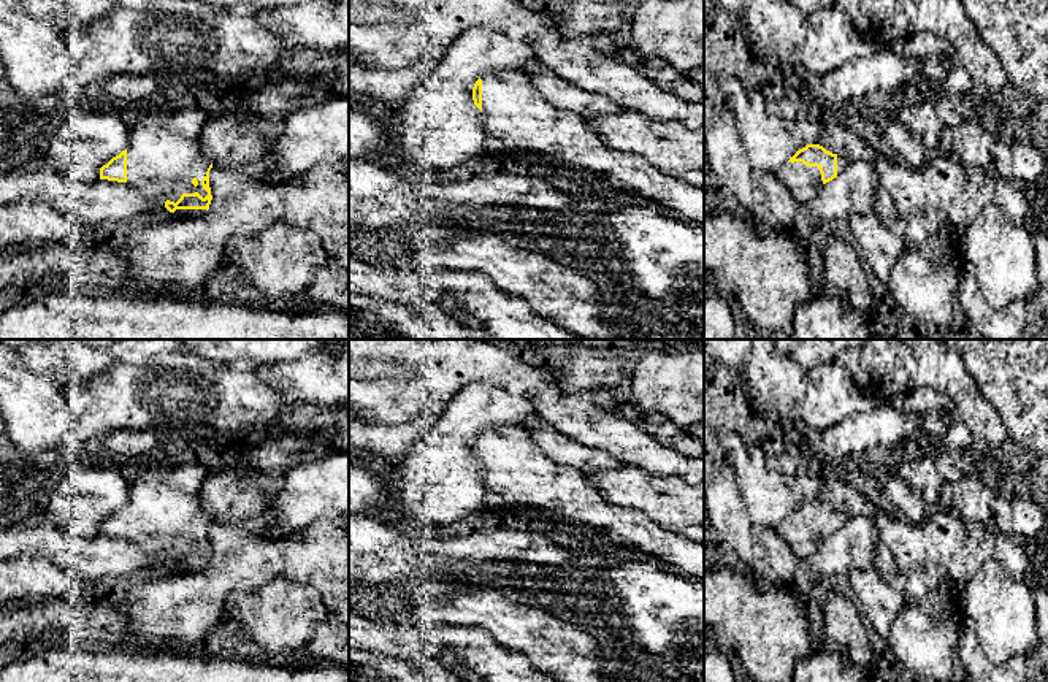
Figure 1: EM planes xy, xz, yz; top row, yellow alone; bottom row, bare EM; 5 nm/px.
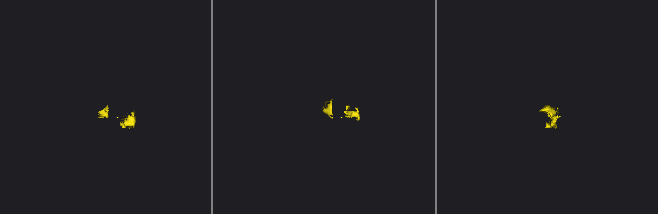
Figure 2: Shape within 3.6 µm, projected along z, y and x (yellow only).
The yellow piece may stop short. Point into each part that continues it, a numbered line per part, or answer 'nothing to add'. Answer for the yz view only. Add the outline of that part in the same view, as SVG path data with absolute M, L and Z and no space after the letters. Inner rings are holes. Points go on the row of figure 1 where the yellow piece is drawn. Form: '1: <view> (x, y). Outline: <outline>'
1: yz (803, 183). Outline: M802 162L783 163L775 176L801 206L805 206L823 187L820 168L807 167Z

